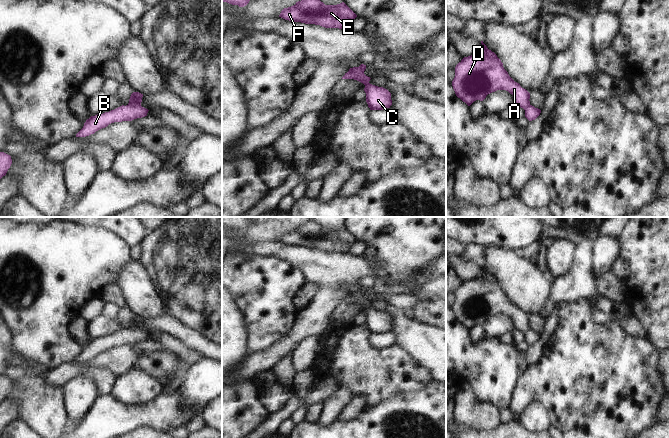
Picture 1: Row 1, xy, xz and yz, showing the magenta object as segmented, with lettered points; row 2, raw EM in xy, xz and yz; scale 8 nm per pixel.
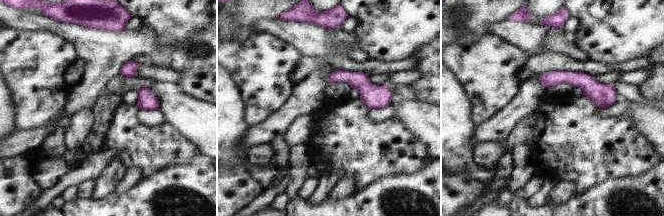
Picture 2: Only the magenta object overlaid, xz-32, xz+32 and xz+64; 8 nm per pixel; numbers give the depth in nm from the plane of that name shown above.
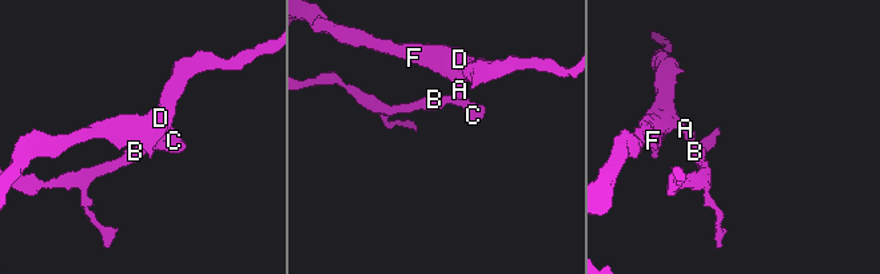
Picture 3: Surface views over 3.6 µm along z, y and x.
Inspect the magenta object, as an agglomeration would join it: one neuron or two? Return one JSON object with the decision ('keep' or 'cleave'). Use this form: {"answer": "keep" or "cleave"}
{"answer": "cleave"}

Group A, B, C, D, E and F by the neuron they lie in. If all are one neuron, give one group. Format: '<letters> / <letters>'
A D E F / B C

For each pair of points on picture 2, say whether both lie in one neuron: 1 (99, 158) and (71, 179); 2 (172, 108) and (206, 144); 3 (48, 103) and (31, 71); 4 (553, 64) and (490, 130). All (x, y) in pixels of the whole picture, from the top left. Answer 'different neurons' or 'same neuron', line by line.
1: same neuron
2: same neuron
3: same neuron
4: different neurons

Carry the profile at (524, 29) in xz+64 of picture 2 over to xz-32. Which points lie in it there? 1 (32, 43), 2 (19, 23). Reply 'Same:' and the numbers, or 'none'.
Same: 2

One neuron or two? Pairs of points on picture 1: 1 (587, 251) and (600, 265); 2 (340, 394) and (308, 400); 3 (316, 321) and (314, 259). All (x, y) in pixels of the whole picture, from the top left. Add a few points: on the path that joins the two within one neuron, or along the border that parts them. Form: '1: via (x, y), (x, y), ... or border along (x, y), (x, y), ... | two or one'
1: border along (593, 242), (593, 257), (591, 259) | two
2: border along (338, 387), (322, 403) | two
3: via (321, 306), (323, 304), (323, 274) | one

